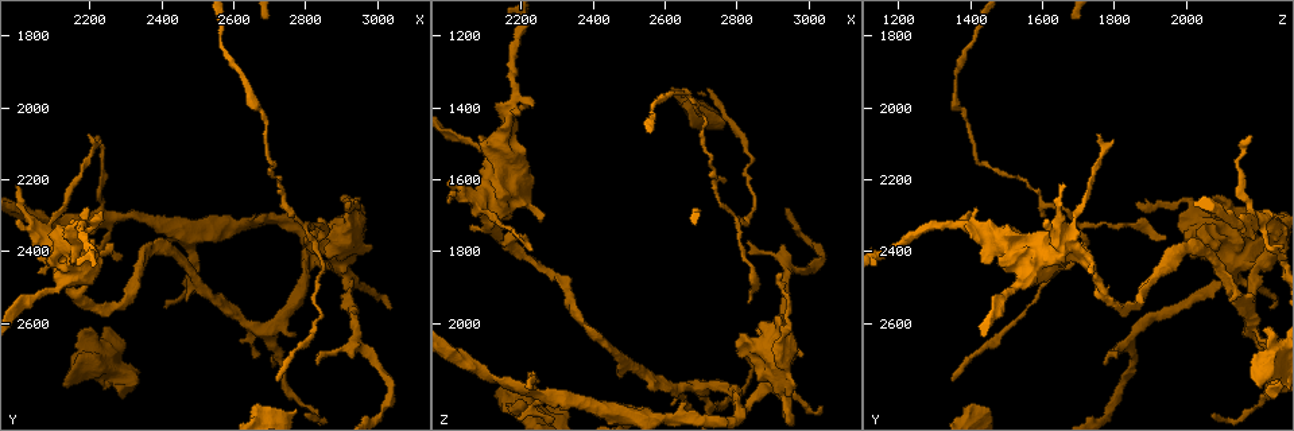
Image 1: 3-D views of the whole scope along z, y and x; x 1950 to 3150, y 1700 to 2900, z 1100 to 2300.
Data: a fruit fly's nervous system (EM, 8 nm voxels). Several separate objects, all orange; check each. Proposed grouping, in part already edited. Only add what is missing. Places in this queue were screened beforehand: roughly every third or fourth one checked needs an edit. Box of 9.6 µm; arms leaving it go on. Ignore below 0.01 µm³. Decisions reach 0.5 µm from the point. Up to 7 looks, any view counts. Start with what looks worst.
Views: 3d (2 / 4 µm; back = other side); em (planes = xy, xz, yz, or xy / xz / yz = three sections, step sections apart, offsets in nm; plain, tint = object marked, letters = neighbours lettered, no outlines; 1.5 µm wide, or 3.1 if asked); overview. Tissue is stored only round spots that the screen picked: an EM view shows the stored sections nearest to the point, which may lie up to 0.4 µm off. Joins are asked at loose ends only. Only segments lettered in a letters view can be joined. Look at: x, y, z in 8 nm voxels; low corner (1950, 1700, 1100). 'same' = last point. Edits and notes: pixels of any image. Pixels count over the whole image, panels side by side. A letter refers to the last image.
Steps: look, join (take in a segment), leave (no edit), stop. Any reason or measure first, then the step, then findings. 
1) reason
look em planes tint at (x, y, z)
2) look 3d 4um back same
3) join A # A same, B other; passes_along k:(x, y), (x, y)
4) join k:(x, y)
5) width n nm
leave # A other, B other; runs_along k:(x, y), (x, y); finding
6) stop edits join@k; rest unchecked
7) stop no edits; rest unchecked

stops while still wide
look em planes letters at (2120, 2780, 2200)

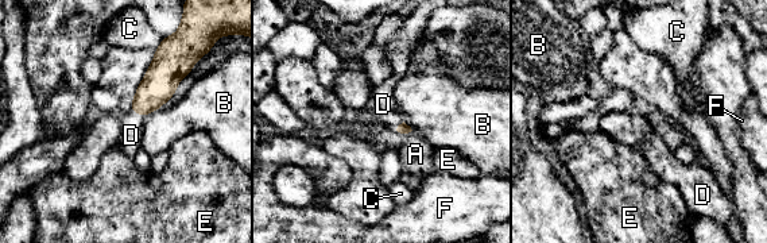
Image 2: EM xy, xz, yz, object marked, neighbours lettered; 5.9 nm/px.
join D # A other, B other, C other, D same, E other, F other; passes_along 2:(161, 80), (138, 114), (131, 135); it goes on there

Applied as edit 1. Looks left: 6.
redraw
look overview

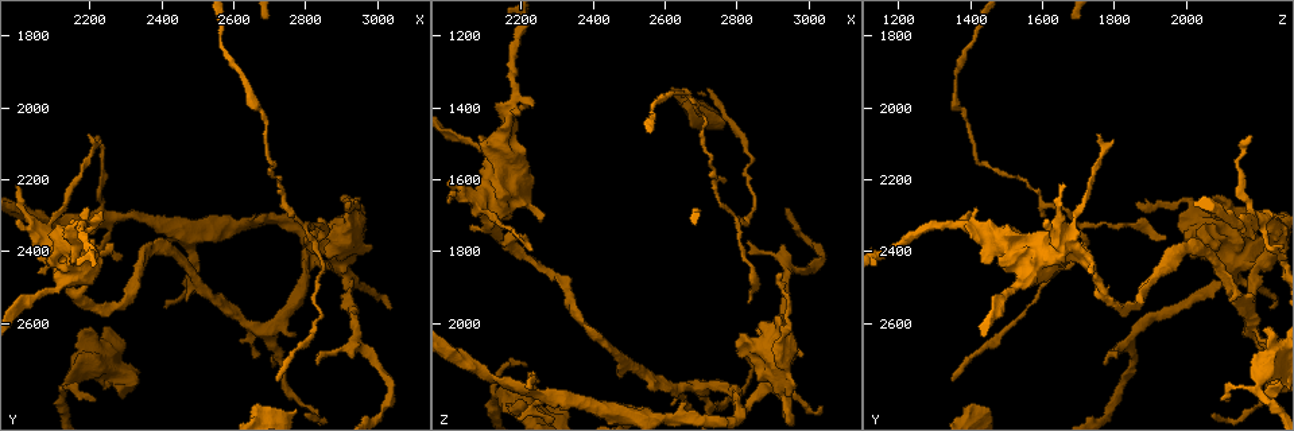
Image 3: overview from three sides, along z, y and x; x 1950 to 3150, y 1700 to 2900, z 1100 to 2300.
look em planes tint at (2200, 2280, 1410)

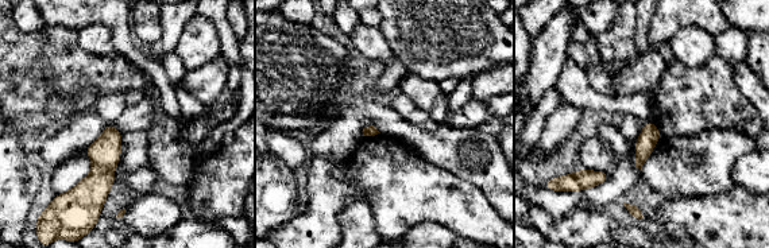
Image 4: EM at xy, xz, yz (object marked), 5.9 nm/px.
what lies round it
look em planes letters same

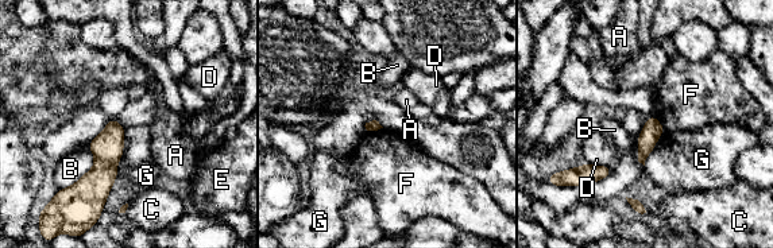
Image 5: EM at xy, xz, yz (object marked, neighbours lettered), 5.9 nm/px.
leave # A other, B other, C other, D other, E other, F other, G other; none of them fits

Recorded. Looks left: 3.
thin end
look em xz step 4 letters at (2820, 2360, 1950)

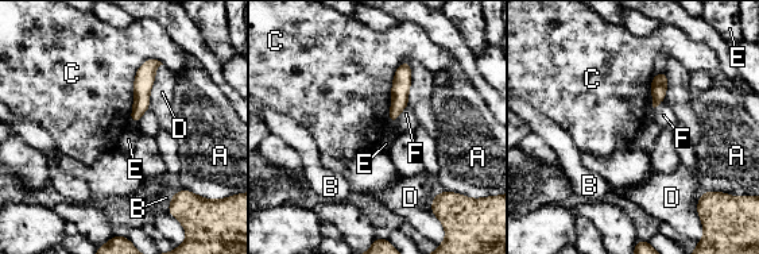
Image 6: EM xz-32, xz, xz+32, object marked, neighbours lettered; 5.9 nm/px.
leave # A other, B other, C other, D other, E other, F other; border 6:(157, 58), (135, 74), (130, 122); no lettered segment goes on from it

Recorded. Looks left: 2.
stop edits join@2; rest unchecked

